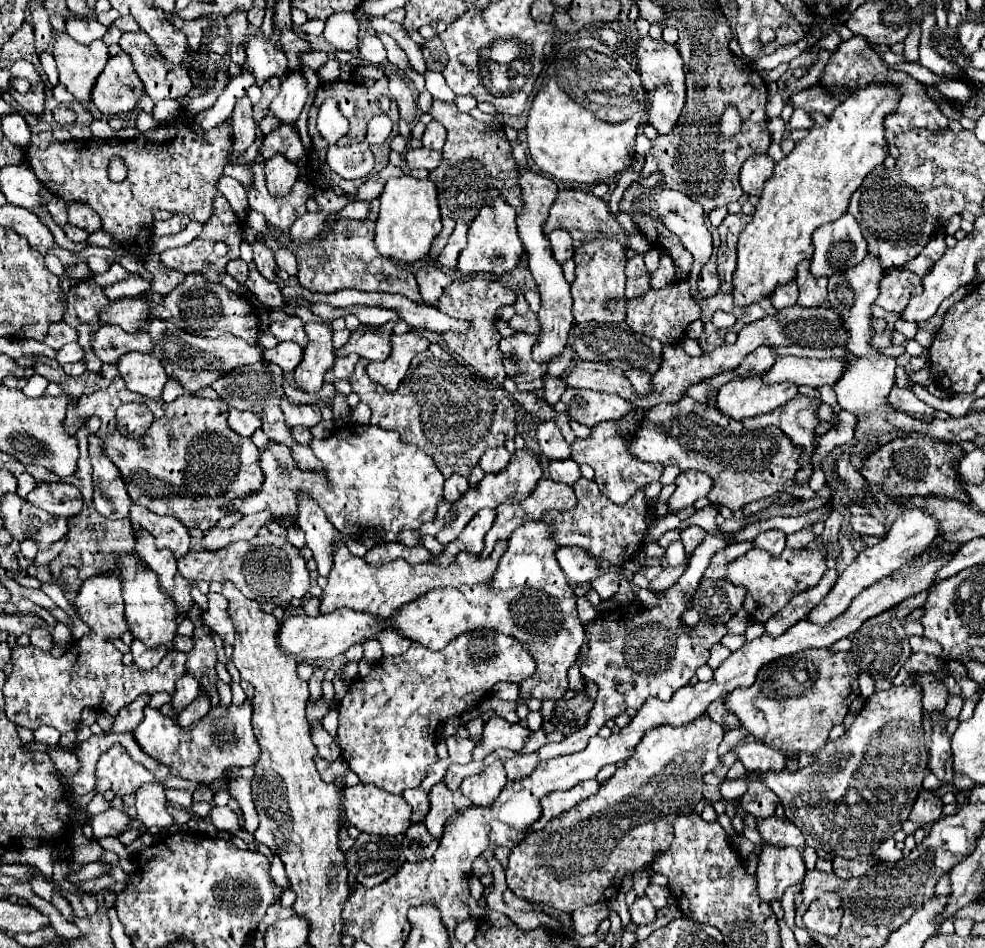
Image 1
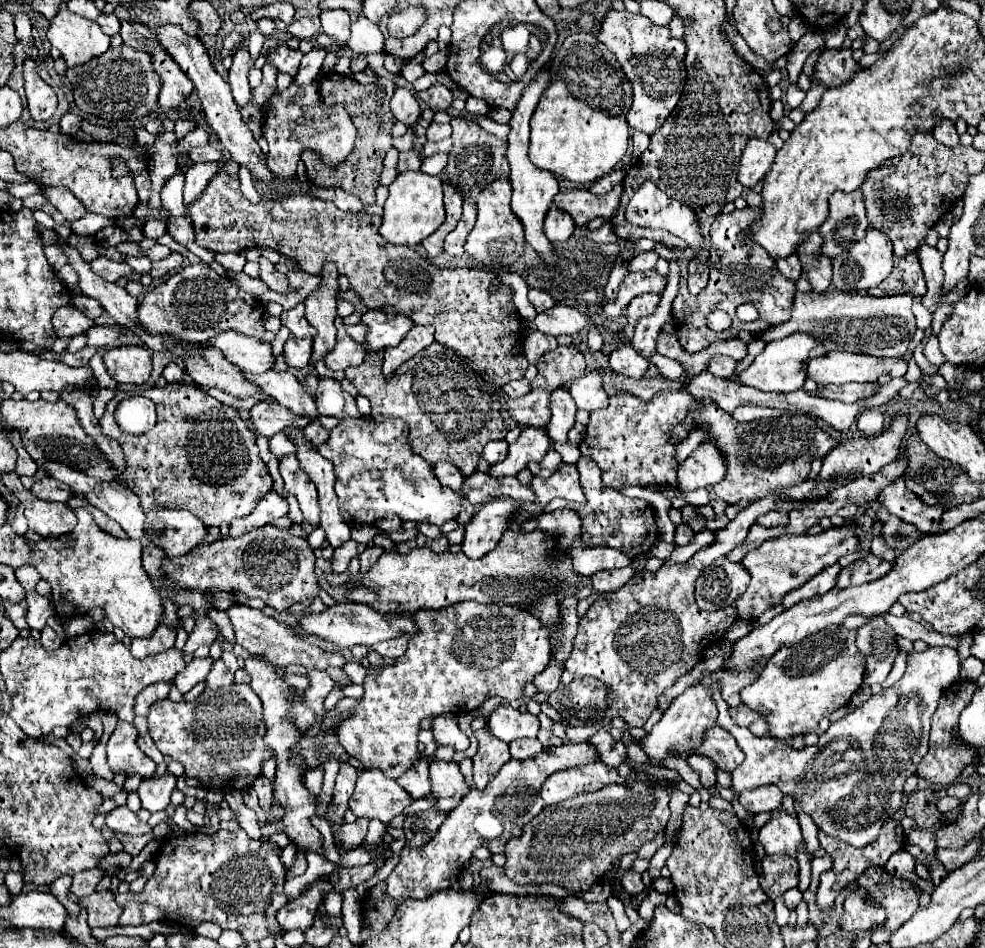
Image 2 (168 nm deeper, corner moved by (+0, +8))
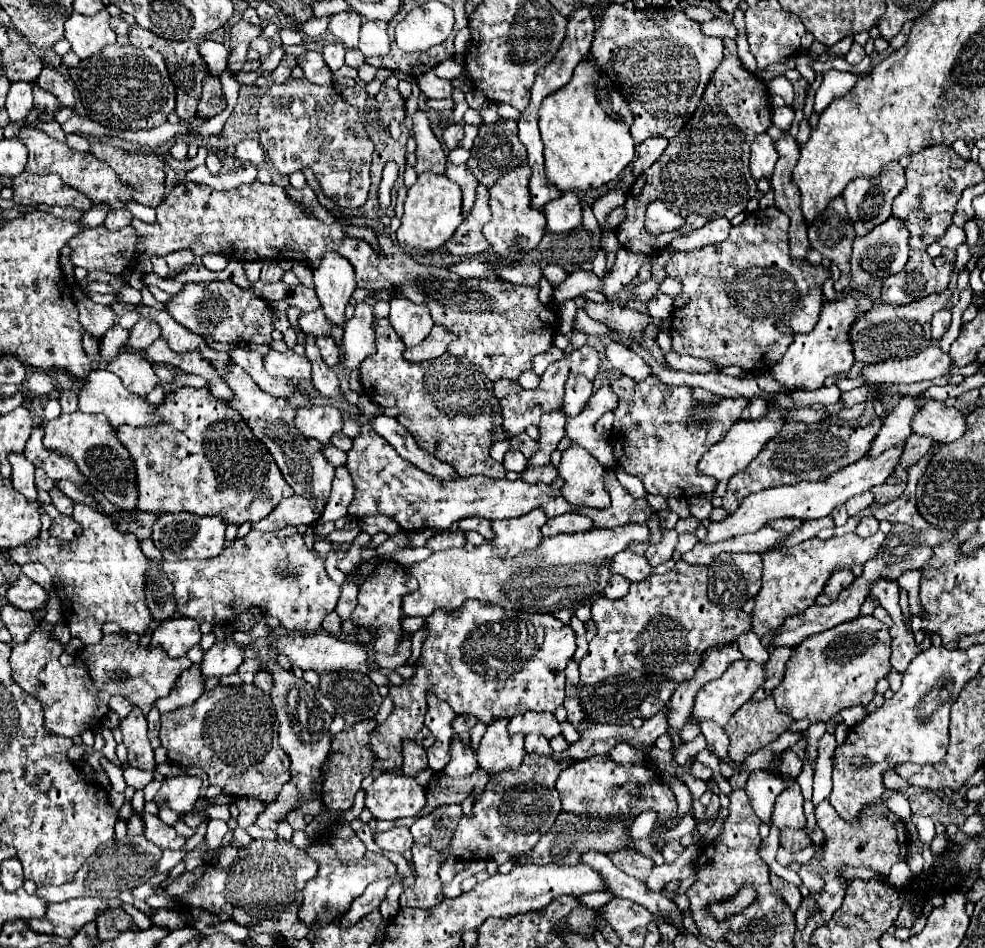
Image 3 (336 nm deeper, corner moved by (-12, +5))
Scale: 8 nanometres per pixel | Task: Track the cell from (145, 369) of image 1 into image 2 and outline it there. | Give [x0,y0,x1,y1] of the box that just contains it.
[104,347,152,385]

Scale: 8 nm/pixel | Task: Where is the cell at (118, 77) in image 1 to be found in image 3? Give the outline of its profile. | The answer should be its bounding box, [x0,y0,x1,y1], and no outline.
[70,44,176,130]

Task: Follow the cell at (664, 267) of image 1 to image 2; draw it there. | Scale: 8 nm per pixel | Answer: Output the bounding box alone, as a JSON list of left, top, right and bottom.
[604,271,664,319]

